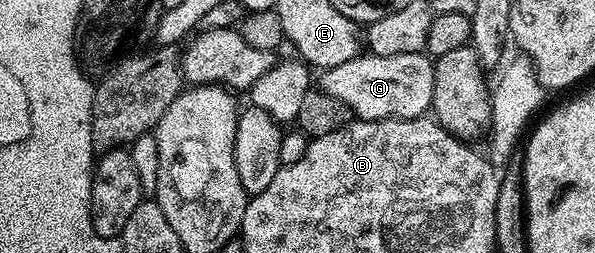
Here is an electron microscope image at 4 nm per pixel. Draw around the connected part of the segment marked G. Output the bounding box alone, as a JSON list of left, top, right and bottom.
[320,54,434,120]

